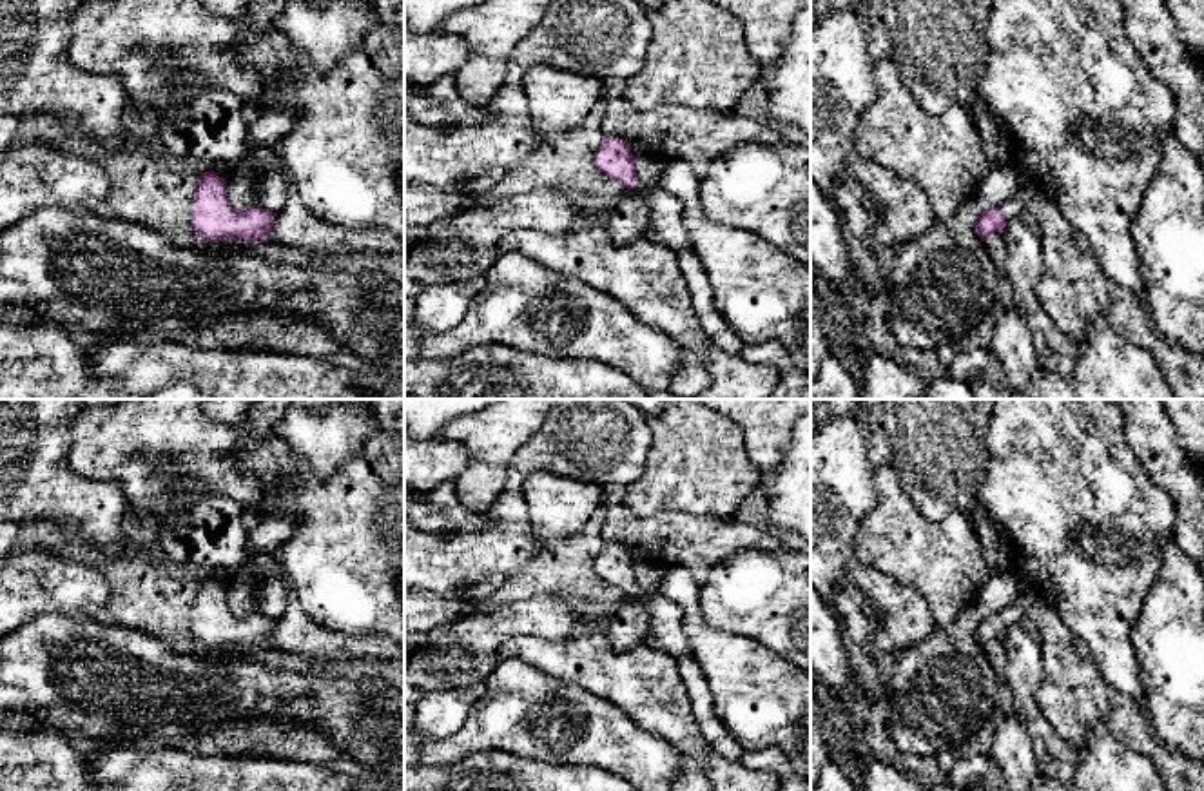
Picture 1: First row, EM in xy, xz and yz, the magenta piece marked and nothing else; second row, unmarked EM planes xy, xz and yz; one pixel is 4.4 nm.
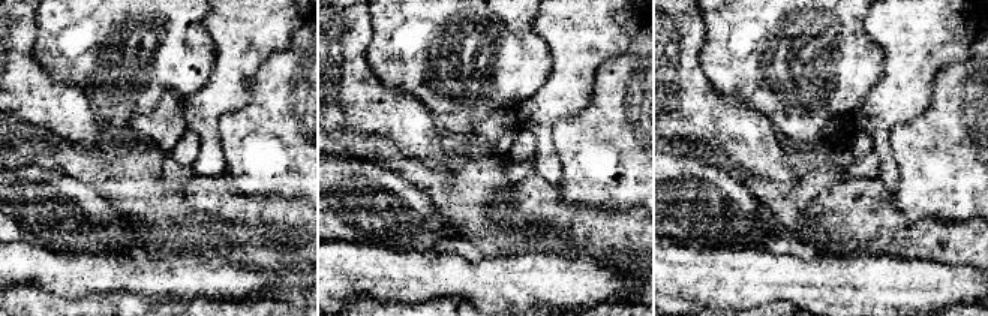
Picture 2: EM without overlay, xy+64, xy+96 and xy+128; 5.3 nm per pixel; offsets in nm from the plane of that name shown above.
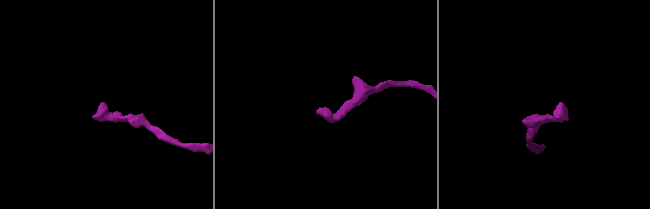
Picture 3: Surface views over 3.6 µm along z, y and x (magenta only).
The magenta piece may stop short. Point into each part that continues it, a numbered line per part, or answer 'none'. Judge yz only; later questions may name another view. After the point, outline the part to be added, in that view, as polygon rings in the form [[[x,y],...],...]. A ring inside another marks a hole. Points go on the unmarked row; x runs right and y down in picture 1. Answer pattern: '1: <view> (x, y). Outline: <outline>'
1: yz (1012, 614). Outline: [[[1010,604],[1006,608],[1003,608],[999,611],[1003,622],[1006,624],[1006,628],[1014,626],[1014,624],[1026,624],[1026,617],[1024,611],[1017,606],[1017,604]]]

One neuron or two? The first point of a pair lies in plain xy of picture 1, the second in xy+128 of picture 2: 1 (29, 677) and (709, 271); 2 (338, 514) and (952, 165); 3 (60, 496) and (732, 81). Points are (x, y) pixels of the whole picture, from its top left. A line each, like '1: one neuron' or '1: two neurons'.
1: two neurons
2: one neuron
3: two neurons

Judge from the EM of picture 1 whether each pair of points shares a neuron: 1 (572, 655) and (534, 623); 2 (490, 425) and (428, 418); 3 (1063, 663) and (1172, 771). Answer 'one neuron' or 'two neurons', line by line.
1: two neurons
2: two neurons
3: one neuron

